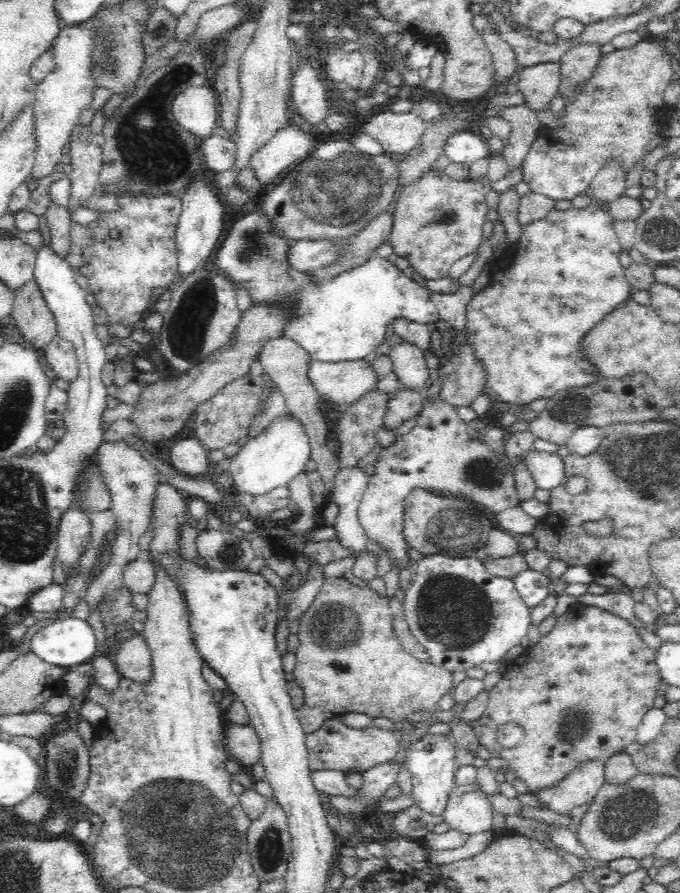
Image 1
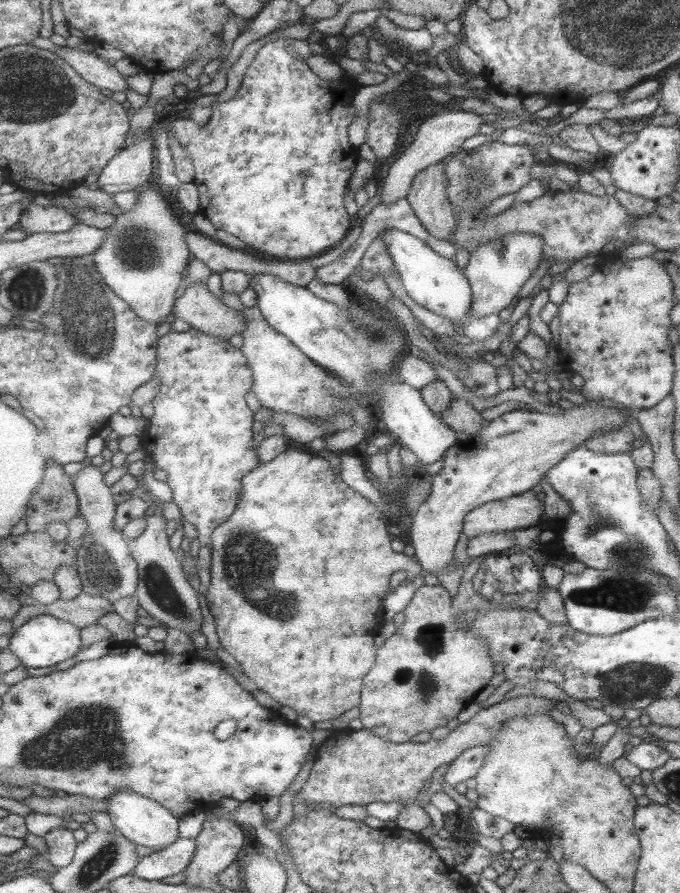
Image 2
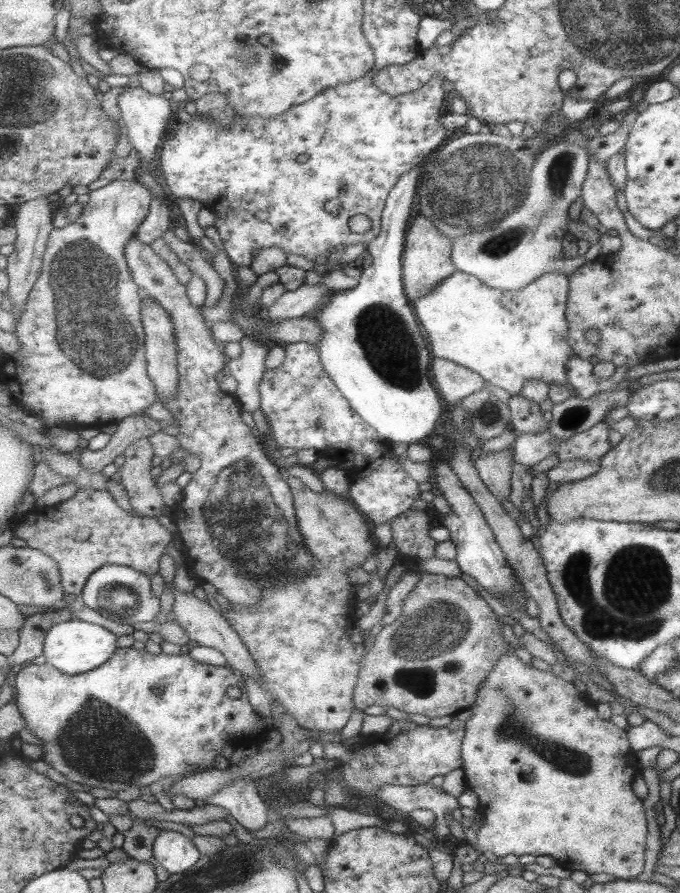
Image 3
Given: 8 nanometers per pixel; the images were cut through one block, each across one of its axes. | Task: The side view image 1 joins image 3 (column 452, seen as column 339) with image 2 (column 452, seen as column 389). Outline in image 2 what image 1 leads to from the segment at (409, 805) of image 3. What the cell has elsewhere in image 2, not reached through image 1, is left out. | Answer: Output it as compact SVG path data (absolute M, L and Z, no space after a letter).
M486 744L466 750L458 760L450 764L445 781L456 789L458 784L468 782L470 778L476 779L479 772L486 767L486 757L490 749L492 746Z

